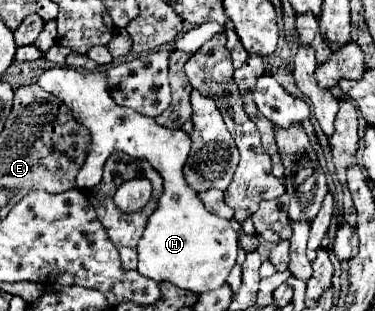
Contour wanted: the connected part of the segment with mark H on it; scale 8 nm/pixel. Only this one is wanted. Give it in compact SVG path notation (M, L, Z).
M54 67L40 75L38 85L56 95L72 111L76 121L92 133L92 151L76 177L80 189L88 191L100 183L102 167L114 151L146 159L162 175L164 193L138 241L138 273L158 283L170 281L194 293L206 293L224 285L228 273L236 265L238 233L228 219L208 213L198 193L184 179L182 167L190 153L190 137L182 129L164 129L156 125L152 117L140 115L128 107L118 107L108 95L104 71L90 71L86 75L70 67Z

